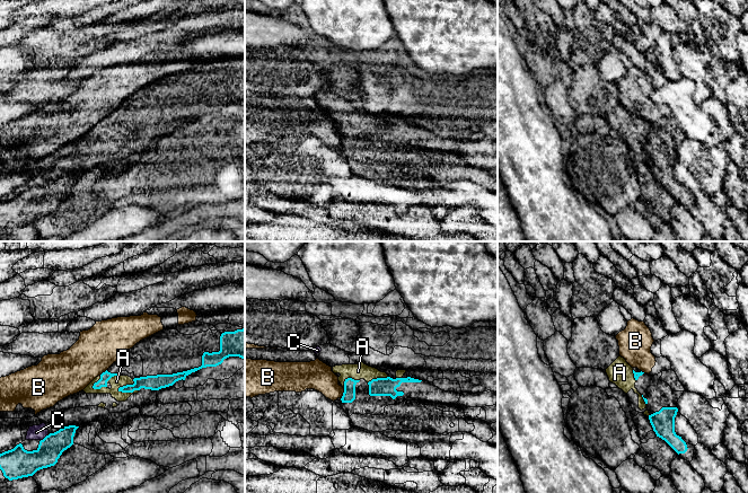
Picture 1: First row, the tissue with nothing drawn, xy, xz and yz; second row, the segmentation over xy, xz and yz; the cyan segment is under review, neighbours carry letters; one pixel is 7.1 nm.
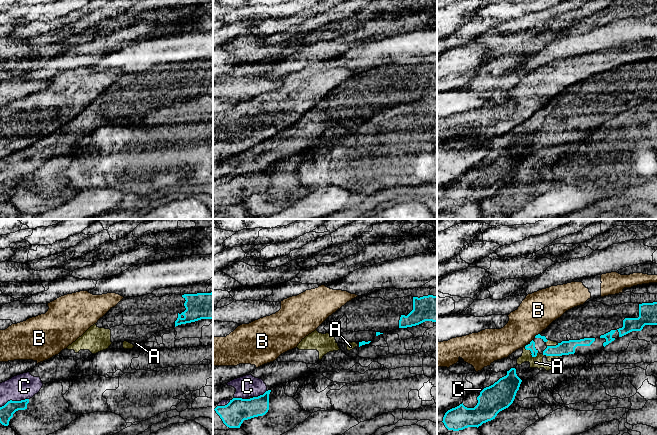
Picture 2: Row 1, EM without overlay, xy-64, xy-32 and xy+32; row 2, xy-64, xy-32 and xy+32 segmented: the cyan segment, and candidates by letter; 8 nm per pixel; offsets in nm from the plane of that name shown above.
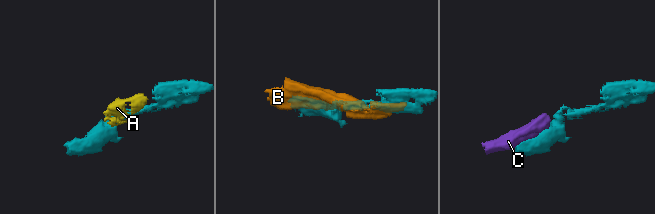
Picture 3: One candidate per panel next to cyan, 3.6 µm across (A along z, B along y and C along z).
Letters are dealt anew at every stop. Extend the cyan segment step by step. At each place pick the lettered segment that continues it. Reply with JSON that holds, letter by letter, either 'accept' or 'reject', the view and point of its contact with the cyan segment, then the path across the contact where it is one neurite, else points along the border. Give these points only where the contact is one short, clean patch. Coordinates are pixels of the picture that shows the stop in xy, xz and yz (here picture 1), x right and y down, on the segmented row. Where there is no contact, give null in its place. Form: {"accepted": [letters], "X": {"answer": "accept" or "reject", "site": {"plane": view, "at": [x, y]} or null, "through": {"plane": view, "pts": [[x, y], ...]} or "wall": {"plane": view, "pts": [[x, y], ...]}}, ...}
{"accepted": ["A", "C"], "A": {"answer": "accept", "site": {"plane": "xy", "at": [128, 392]}}, "B": {"answer": "reject", "site": {"plane": "xz", "at": [343, 394]}, "wall": {"plane": "xz", "pts": [[344, 388], [341, 398]]}}, "C": {"answer": "accept", "site": {"plane": "xy", "at": [45, 437]}, "through": {"plane": "xy", "pts": [[22, 463], [45, 447], [45, 437], [36, 432]]}}}

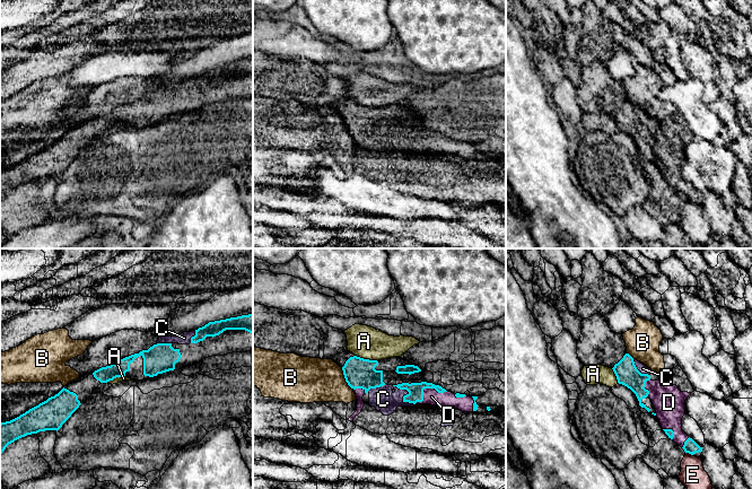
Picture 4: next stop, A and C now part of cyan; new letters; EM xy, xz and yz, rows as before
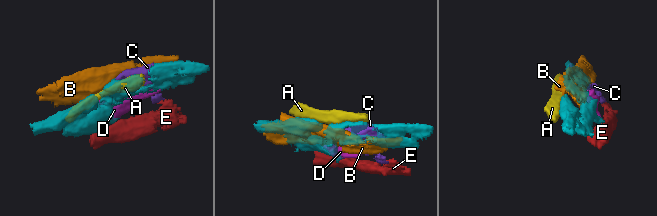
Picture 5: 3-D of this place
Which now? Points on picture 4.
{"accepted": ["C", "D"], "A": {"answer": "reject", "site": {"plane": "xz", "at": [366, 359]}, "wall": {"plane": "xz", "pts": [[355, 355], [377, 361]]}}, "B": {"answer": "reject", "site": {"plane": "xz", "at": [344, 377]}, "wall": {"plane": "xz", "pts": [[341, 367], [344, 381], [353, 389]]}}, "C": {"answer": "accept", "site": {"plane": "xz", "at": [407, 394]}}, "D": {"answer": "accept", "site": {"plane": "xz", "at": [426, 387]}}, "E": {"answer": "reject", "site": {"plane": "yz", "at": [689, 453]}, "wall": {"plane": "yz", "pts": [[685, 452], [692, 455]]}}}

